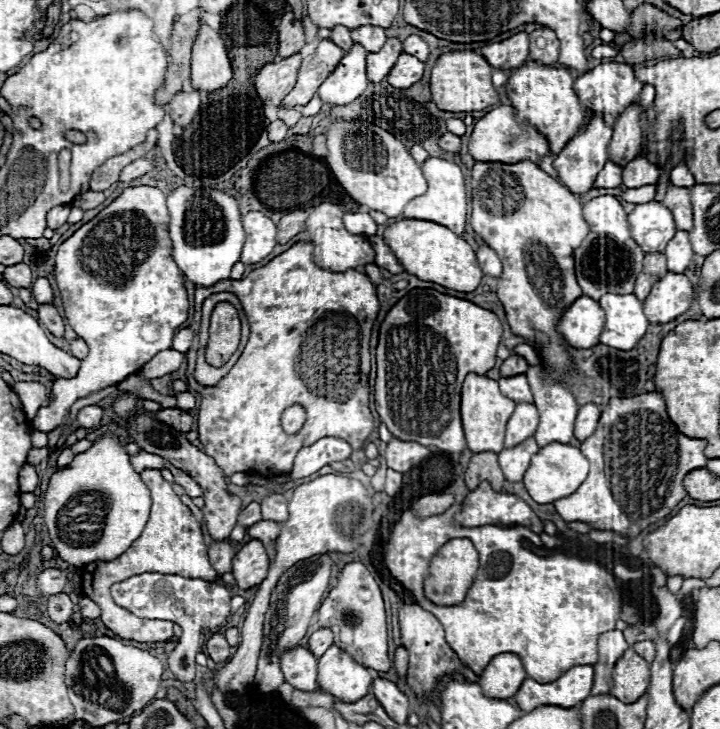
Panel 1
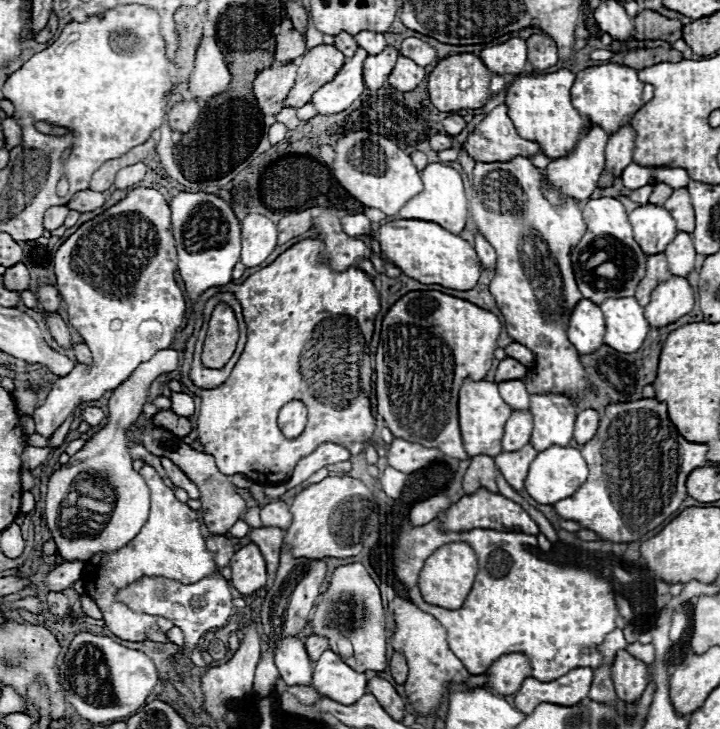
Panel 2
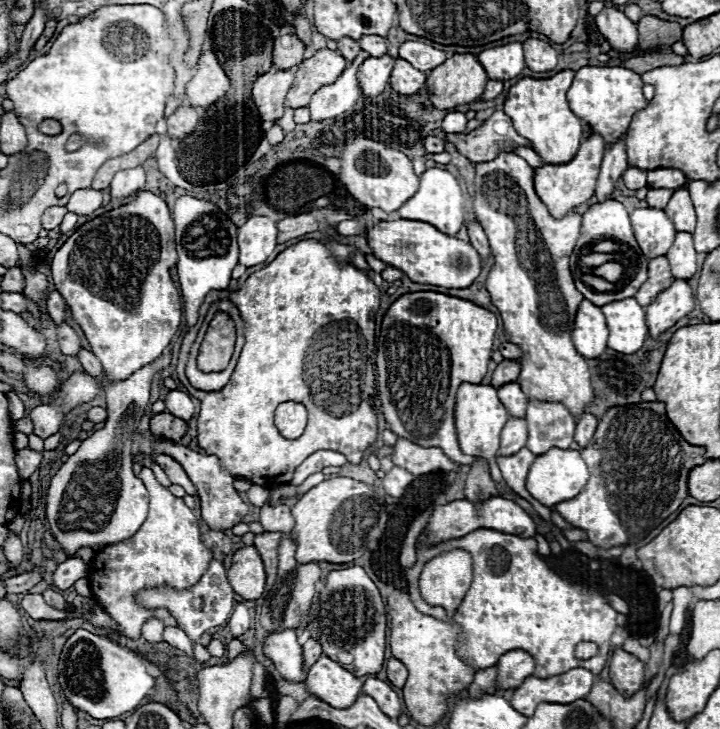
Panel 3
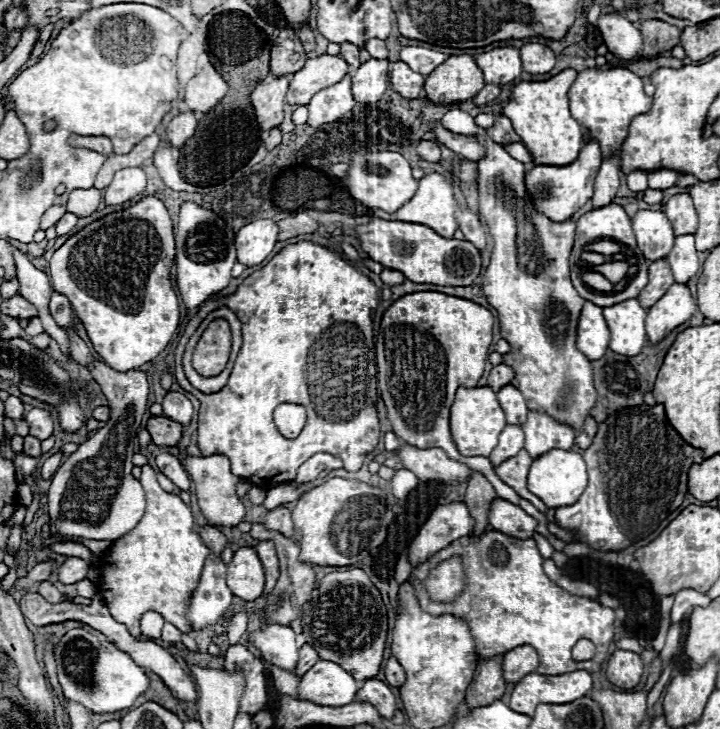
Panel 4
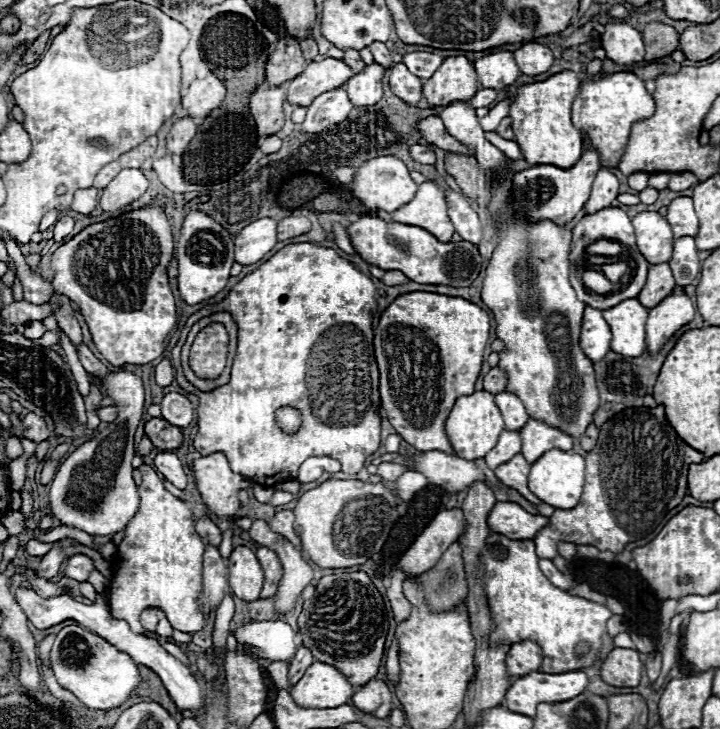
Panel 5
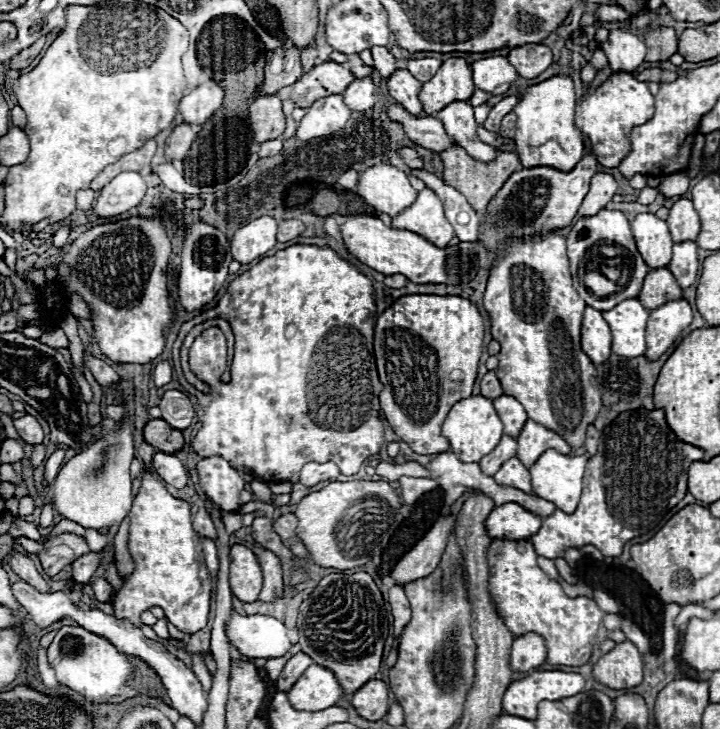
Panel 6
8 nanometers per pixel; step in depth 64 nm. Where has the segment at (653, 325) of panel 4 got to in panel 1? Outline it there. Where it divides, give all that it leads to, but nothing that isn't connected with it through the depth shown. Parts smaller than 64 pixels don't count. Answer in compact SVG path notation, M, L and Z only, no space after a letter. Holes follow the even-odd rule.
M666 272L664 278L654 282L648 298L644 300L644 314L652 324L666 324L684 314L694 300L694 288L686 274Z

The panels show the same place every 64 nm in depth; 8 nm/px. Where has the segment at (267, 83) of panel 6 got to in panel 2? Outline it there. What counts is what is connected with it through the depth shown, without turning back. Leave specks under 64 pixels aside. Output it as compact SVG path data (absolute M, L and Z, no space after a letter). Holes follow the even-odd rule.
M284 20L280 24L280 34L276 36L276 62L286 64L302 56L306 50L304 36L292 26L290 20Z

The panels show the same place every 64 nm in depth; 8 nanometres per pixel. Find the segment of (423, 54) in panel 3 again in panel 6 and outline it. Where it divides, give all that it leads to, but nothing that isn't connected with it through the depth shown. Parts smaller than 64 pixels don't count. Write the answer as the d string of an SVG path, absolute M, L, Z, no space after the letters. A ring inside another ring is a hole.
M410 58L408 60L408 70L412 72L412 76L416 76L420 82L428 82L440 68L440 60L436 58Z

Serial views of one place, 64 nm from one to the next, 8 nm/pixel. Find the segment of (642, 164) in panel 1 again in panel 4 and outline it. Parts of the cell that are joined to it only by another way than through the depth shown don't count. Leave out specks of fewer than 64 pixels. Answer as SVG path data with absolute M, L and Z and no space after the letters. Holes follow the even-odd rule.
M634 170L634 172L630 172L628 176L626 176L626 184L628 184L628 188L630 190L634 190L634 192L644 192L646 188L648 188L648 180L646 180L646 172L644 170Z

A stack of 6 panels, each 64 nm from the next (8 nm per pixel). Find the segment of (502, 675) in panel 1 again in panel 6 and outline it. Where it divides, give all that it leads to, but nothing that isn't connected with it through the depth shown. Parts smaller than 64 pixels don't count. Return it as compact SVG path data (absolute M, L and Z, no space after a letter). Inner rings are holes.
M524 634L514 640L510 668L512 672L530 672L546 662L546 644L538 634Z

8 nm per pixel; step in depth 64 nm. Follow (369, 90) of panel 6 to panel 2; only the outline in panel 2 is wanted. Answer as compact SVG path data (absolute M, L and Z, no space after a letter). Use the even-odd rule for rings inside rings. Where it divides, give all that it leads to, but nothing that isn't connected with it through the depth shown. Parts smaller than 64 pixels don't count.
M386 46L386 50L382 54L368 56L364 60L364 84L368 88L380 88L386 82L386 78L390 76L398 56L400 54L394 46Z

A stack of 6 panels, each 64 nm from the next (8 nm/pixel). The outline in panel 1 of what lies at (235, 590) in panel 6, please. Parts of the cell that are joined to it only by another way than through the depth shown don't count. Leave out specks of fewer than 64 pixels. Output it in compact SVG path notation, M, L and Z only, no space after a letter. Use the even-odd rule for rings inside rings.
M260 540L246 542L232 560L232 574L240 588L248 590L260 584L268 574L268 554Z

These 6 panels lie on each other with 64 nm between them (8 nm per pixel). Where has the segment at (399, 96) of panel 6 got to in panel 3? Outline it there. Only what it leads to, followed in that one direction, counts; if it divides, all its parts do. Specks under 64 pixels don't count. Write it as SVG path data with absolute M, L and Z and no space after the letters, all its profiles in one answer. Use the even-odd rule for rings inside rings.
M396 58L396 64L394 64L394 70L392 70L392 76L390 76L390 84L396 92L400 94L416 94L426 82L426 74L416 70L414 66L410 66L410 62L402 60L402 58Z

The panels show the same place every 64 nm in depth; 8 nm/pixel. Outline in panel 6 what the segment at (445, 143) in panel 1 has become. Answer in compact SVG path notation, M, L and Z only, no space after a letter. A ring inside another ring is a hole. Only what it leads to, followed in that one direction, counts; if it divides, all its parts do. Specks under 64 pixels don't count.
M404 148L400 150L400 154L410 168L424 168L424 156L420 156L416 148Z

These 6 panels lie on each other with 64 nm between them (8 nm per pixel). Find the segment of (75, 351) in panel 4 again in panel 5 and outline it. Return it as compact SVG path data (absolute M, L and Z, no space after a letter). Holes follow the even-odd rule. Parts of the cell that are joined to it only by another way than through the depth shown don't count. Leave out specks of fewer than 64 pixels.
M80 344L80 346L78 346L78 358L80 358L84 370L90 372L90 374L94 374L94 376L104 376L106 372L110 372L108 366L102 364L102 362L90 352L90 348L88 348L86 344Z

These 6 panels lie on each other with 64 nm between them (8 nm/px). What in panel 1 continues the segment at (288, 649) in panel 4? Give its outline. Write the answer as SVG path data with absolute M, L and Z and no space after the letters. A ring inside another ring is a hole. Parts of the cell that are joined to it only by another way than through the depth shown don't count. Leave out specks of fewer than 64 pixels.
M296 646L282 656L282 672L284 672L284 680L288 684L292 684L296 690L302 690L302 692L320 690L320 686L316 682L318 658L302 646Z

